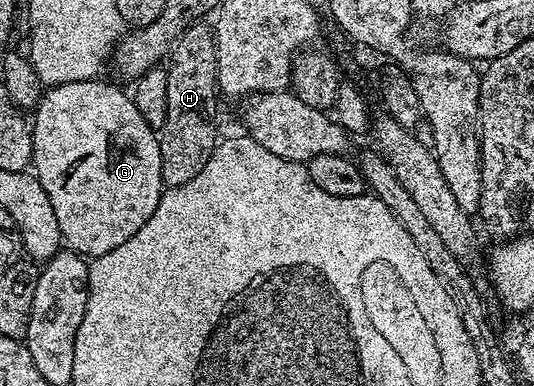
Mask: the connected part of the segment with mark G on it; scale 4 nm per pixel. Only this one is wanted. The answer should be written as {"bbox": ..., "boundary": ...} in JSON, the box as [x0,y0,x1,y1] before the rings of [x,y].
{"bbox":[31,77,166,257],"boundary":[[[97,77],[95,79],[87,79],[86,81],[70,81],[63,83],[57,87],[47,88],[40,96],[40,102],[34,108],[34,115],[36,115],[36,123],[31,124],[32,129],[32,162],[31,166],[34,168],[34,174],[37,181],[42,185],[42,189],[46,189],[46,197],[50,197],[50,205],[54,205],[54,217],[58,217],[58,229],[60,230],[60,238],[71,250],[75,251],[81,257],[95,257],[102,253],[110,253],[110,249],[118,249],[118,245],[122,245],[122,241],[130,241],[130,237],[134,237],[134,233],[138,233],[138,229],[142,229],[142,225],[146,225],[146,221],[150,221],[150,213],[154,213],[154,209],[158,209],[158,201],[160,195],[166,190],[164,182],[162,181],[162,153],[160,152],[160,137],[151,125],[146,121],[146,117],[142,117],[142,113],[138,113],[138,105],[135,98],[131,94],[128,95],[120,87],[115,87],[112,83],[103,83],[103,78]]]}

